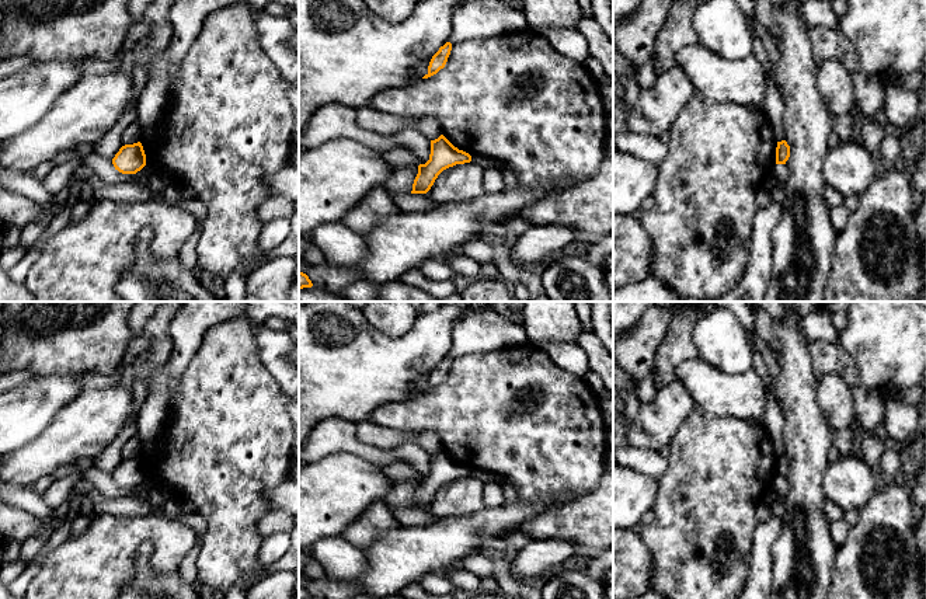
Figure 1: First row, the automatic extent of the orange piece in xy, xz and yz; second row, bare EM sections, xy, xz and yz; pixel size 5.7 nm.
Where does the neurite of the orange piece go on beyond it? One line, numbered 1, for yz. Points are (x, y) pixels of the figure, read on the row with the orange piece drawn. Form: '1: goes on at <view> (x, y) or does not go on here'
1: does not go on here

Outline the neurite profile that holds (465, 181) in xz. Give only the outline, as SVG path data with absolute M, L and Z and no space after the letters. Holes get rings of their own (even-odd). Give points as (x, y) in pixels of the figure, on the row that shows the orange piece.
M471 161L449 167L438 175L427 196L439 205L480 198L485 194L484 173Z

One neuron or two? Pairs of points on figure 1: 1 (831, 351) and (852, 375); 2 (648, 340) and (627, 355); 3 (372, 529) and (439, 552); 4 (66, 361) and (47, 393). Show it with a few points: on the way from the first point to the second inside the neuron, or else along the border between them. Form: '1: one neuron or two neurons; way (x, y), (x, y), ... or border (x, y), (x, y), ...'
1: one neuron; way (834, 357), (846, 369)
2: one neuron; way (643, 342), (633, 352)
3: two neurons; border (403, 526), (387, 529), (364, 550)
4: two neurons; border (86, 371), (47, 373), (35, 378)

